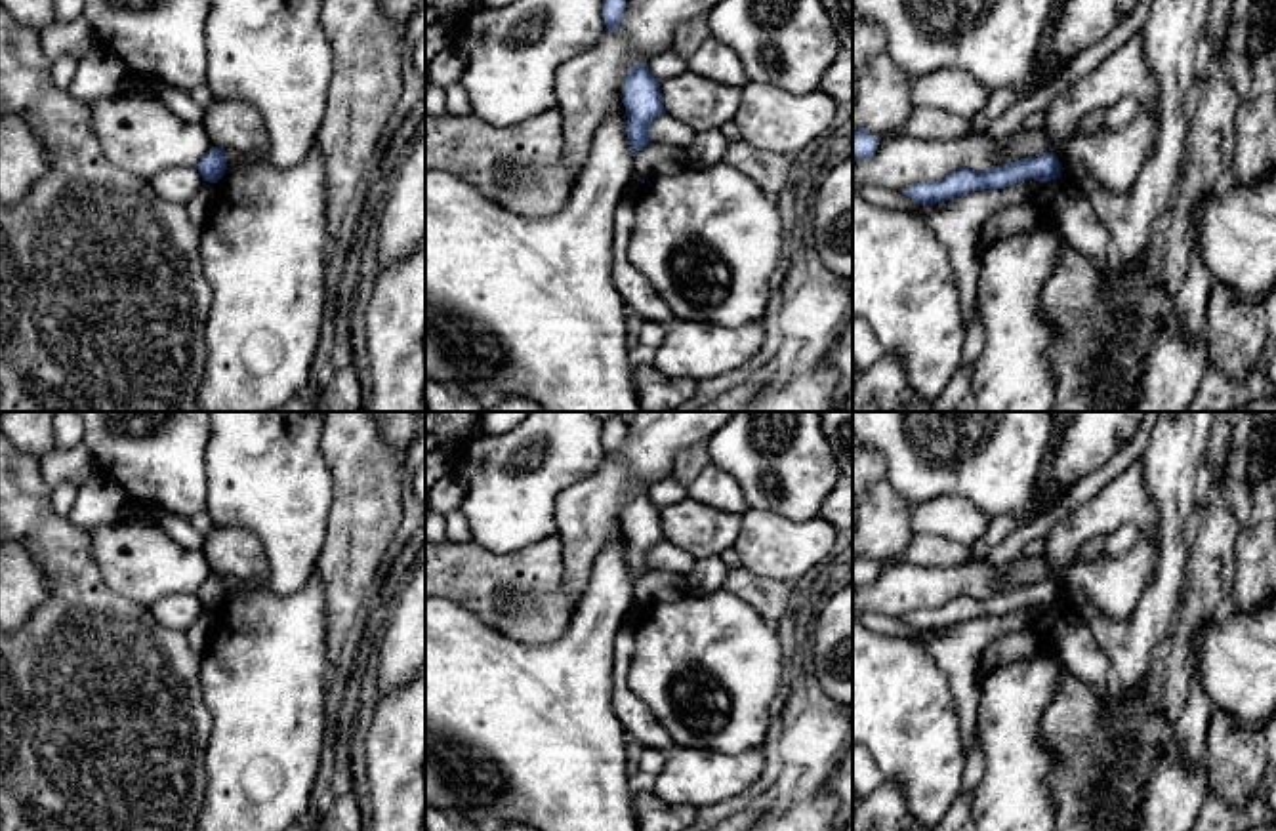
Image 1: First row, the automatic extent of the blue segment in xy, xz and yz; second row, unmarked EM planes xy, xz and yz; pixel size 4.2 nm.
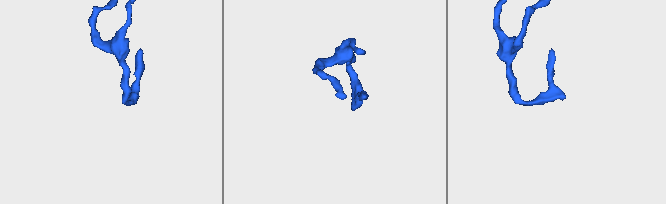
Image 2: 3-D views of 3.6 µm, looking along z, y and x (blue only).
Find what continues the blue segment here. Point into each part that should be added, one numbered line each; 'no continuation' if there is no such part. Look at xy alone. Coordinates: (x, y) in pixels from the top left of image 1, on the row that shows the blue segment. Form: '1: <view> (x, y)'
no continuation

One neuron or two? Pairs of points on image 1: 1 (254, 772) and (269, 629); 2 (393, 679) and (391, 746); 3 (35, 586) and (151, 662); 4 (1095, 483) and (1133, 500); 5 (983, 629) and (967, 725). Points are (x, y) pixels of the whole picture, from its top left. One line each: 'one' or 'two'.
1: one
2: two
3: two
4: two
5: one

